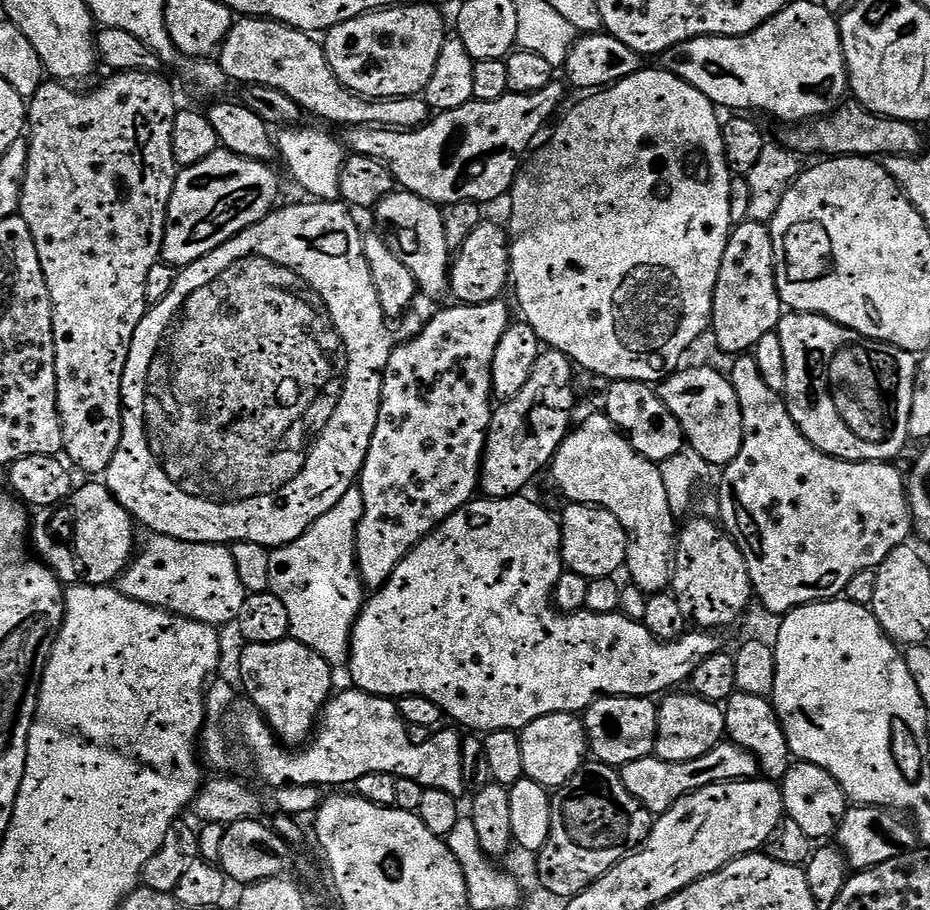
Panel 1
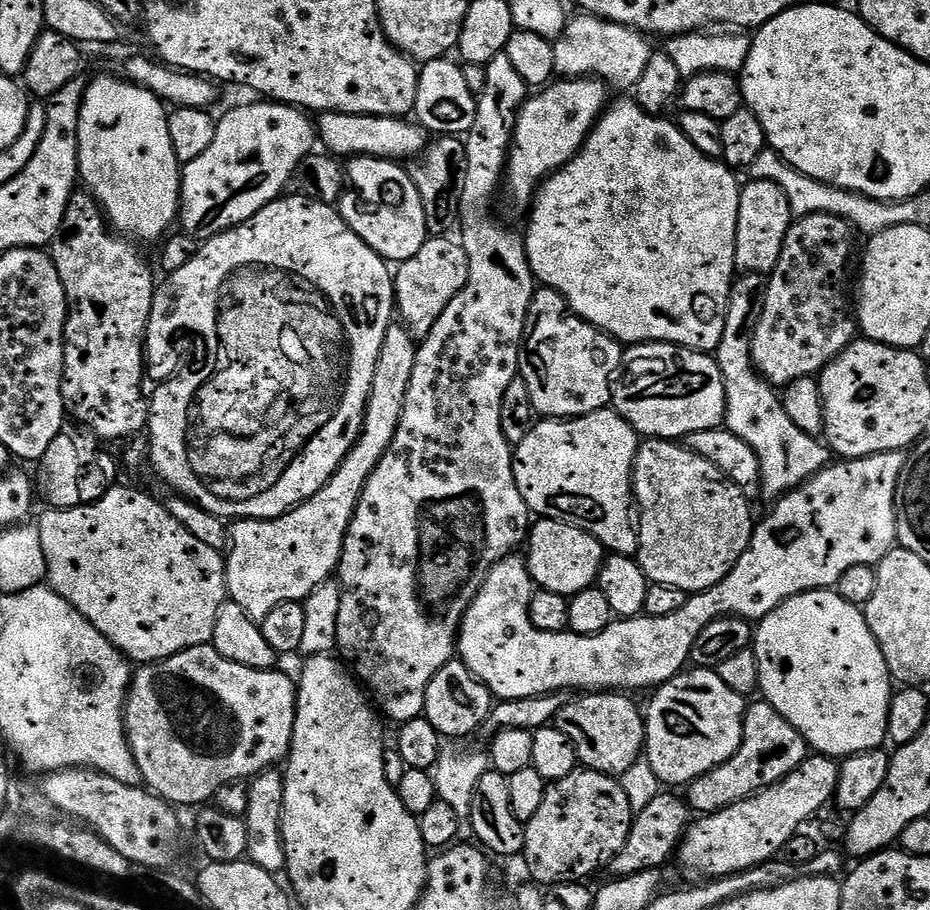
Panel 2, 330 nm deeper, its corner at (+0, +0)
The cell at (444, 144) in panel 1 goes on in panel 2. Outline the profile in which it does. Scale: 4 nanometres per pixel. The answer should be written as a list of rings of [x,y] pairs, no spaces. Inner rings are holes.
[[[322,112],[318,116],[318,140],[337,158],[372,156],[376,160],[407,162],[420,155],[426,147],[426,133],[419,123],[394,116],[367,116]]]

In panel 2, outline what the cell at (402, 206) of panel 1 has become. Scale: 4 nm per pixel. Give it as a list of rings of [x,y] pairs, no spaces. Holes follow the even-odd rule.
[[[358,156],[346,164],[347,188],[340,199],[338,211],[350,230],[383,256],[385,261],[403,262],[414,258],[418,250],[430,239],[426,226],[426,214],[422,210],[422,198],[399,163],[376,160],[372,156]]]

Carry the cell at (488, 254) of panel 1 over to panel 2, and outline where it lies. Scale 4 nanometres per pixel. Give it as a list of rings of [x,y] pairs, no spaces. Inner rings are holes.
[[[430,238],[422,246],[422,250],[418,250],[418,254],[414,254],[414,258],[403,261],[395,269],[394,308],[398,313],[399,323],[404,325],[404,329],[412,335],[413,340],[419,342],[426,339],[434,326],[434,322],[438,322],[438,318],[442,318],[442,310],[446,310],[446,306],[450,306],[450,302],[454,302],[454,298],[460,293],[462,286],[466,286],[467,277],[466,250],[463,243],[456,241],[455,244],[452,238]]]

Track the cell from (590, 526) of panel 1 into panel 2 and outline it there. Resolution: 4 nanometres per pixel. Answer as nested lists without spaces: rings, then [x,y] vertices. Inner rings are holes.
[[[537,519],[526,536],[528,572],[537,589],[569,598],[595,585],[606,550],[586,530],[557,520]]]

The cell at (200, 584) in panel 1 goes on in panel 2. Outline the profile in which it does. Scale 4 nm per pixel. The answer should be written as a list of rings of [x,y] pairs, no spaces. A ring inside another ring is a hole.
[[[113,486],[105,492],[101,500],[85,502],[78,508],[53,508],[44,510],[44,513],[41,514],[40,520],[38,519],[38,527],[42,554],[48,571],[47,587],[53,588],[58,595],[66,598],[66,602],[70,602],[70,606],[79,610],[123,656],[127,656],[129,661],[135,662],[137,665],[155,664],[170,659],[171,656],[182,650],[211,644],[214,622],[218,622],[218,610],[222,610],[222,606],[228,600],[228,583],[224,573],[225,557],[221,553],[210,550],[210,546],[204,545],[203,542],[198,542],[198,538],[194,538],[194,534],[190,534],[190,530],[186,530],[186,526],[182,526],[182,522],[178,522],[178,518],[174,518],[168,513],[167,507],[161,501],[159,504],[154,497],[147,496],[146,493],[139,492],[136,488],[120,487]]]

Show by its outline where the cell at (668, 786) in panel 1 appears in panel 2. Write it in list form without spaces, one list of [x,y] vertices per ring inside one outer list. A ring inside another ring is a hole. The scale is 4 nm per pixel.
[[[767,702],[759,703],[749,703],[745,707],[742,742],[738,746],[736,753],[722,766],[702,774],[702,778],[693,780],[691,784],[687,785],[686,792],[688,792],[688,796],[686,795],[686,803],[693,813],[707,814],[726,810],[746,798],[755,796],[757,792],[761,792],[764,788],[780,783],[782,778],[786,778],[796,767],[808,759],[810,749],[802,738],[802,734],[798,734],[798,730],[794,730],[794,726],[790,726],[790,722],[786,722],[786,718],[782,718],[782,714],[778,714],[778,710],[774,710],[772,704]]]

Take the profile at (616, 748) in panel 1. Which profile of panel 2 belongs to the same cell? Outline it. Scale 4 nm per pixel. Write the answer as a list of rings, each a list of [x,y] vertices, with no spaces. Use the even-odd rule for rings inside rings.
[[[612,690],[580,694],[558,710],[554,726],[570,738],[576,759],[585,769],[619,778],[641,760],[646,748],[646,716],[628,696]]]

